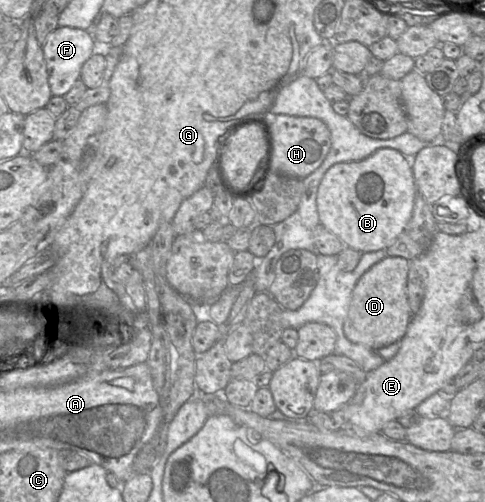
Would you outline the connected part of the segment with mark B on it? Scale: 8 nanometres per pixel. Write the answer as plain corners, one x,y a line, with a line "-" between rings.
385,147
369,157
353,162
339,162
324,174
317,191
316,205
320,224
335,234
345,245
359,252
386,249
409,222
417,188
412,168
398,150

